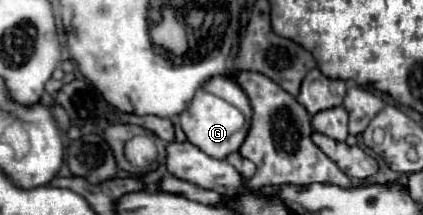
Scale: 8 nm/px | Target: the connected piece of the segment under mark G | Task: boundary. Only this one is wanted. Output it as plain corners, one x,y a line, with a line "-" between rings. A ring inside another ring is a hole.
213,77
207,81
191,99
189,107
179,115
181,129
187,135
187,141
199,147
203,153
215,159
225,159
227,155
239,151
243,145
249,127
251,127
251,105
241,87
229,77
-
231,89
231,95
227,93

